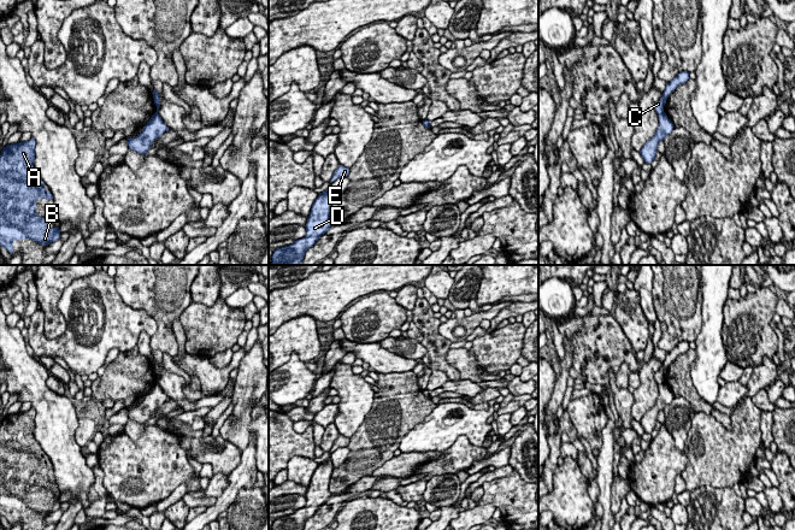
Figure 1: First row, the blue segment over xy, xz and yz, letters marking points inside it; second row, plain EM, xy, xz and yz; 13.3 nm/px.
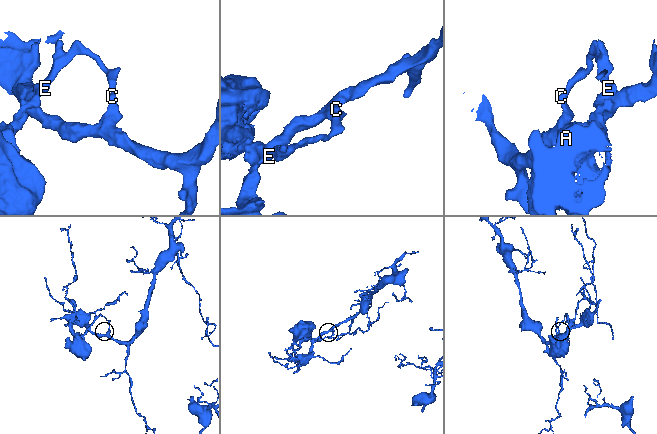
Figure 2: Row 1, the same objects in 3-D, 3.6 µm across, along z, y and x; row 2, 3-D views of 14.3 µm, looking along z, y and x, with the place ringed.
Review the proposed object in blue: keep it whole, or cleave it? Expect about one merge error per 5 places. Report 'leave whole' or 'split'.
leave whole

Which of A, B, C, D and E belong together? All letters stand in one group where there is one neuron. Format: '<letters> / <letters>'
A B C D E

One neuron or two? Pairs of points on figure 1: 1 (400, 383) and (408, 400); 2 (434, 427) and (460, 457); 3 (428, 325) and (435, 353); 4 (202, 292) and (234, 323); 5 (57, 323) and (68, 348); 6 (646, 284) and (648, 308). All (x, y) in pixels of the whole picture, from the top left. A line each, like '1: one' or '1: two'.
1: one
2: two
3: one
4: two
5: two
6: one

